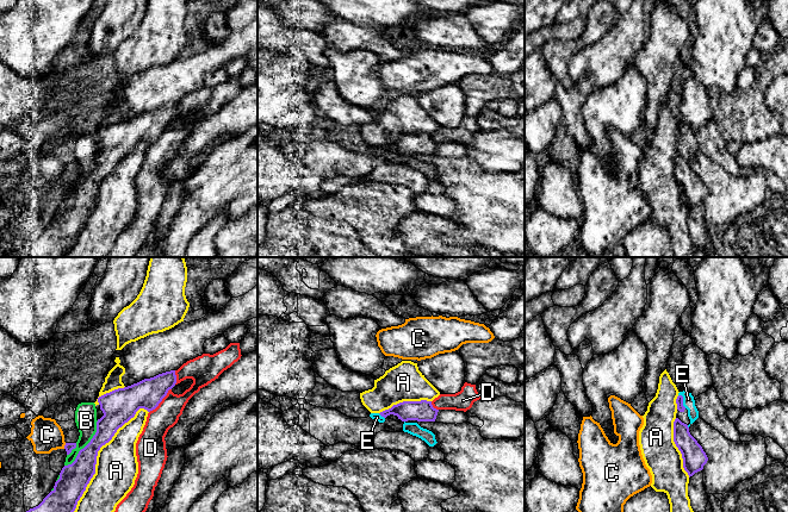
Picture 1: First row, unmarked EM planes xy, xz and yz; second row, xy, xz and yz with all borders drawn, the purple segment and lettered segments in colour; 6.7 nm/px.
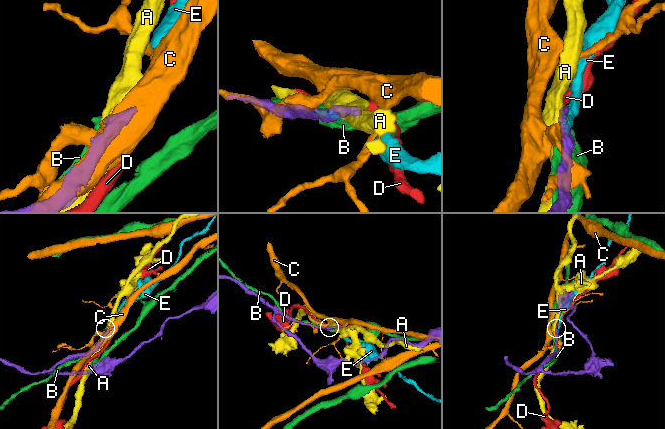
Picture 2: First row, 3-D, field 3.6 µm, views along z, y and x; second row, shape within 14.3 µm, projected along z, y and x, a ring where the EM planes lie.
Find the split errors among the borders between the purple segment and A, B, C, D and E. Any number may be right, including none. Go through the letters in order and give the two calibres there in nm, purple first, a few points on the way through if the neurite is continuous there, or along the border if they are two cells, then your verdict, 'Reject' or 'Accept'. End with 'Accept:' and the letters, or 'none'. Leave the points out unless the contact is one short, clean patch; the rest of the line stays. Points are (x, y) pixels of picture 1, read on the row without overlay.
A: Thickness 200 nm (purple) against 280 nm. Reject
B: Thickness 200 nm (purple) against 140 nm. Reject
C: Thickness 60 nm (purple) against 220 nm. Boundary: xy (66, 176), (63, 181). Reject
D: Thickness 200 nm (purple) against 170 nm. Boundary: xy (171, 122), (149, 145). Reject
E: Thickness 50 nm (purple) against 80 nm. Accept
Accept: E

